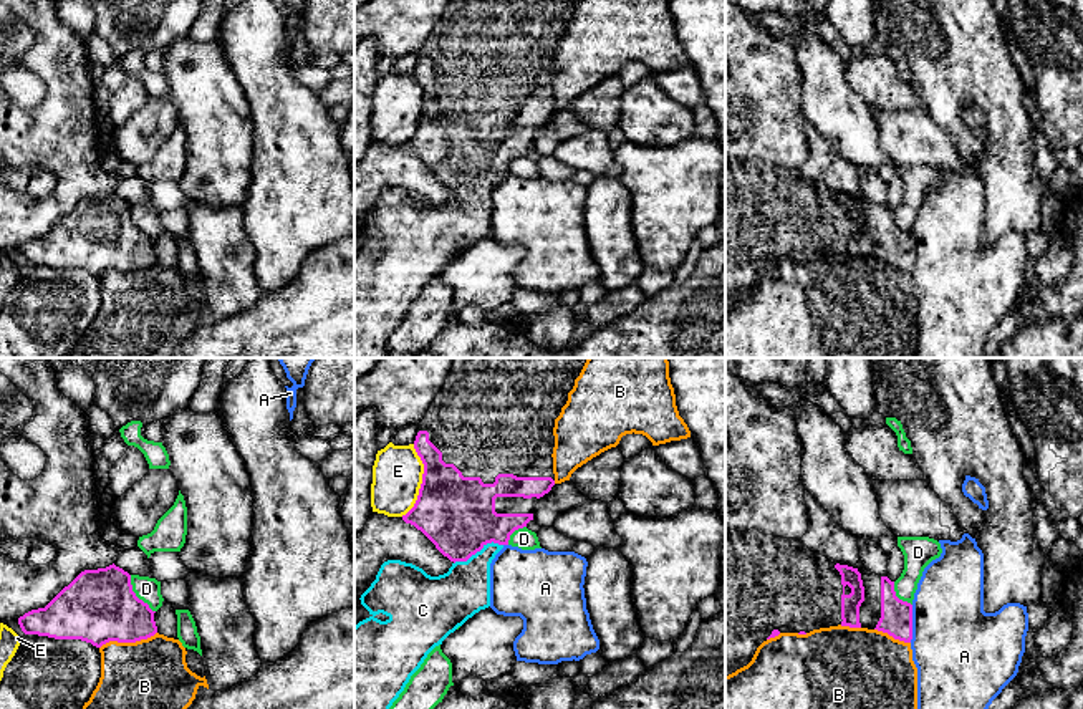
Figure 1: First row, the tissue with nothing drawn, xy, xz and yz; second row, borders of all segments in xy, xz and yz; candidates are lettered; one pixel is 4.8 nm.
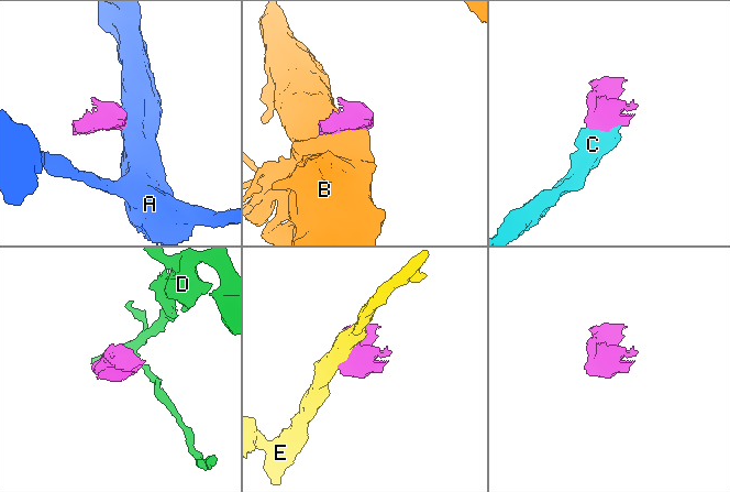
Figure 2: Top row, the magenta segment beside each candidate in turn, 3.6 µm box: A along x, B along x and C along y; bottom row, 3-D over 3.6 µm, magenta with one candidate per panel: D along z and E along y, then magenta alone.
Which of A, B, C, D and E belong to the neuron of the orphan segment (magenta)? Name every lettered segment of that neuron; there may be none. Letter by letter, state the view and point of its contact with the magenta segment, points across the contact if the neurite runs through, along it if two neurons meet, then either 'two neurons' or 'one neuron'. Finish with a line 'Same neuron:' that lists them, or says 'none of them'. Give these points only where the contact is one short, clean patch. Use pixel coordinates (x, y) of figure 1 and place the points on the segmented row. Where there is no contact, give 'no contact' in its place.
A: meets magenta in yz at (911, 623); border along yz (913, 605), (913, 638), (909, 641); two neurons
B: meets magenta in xy at (128, 641); two neurons
C: meets magenta in xz at (477, 550); one neuron
D: meets magenta in xy at (134, 595); border along xy (129, 575), (133, 592), (154, 612); two neurons
E: meets magenta in xz at (423, 481); two neurons
Same neuron: C

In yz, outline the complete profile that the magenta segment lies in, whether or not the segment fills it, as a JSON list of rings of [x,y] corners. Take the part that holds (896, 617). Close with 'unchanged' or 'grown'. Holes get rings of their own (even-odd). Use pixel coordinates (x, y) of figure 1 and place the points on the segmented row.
[[[755,528],[725,530],[725,676],[747,666],[757,648],[780,633],[806,634],[830,626],[868,628],[911,643],[912,605],[896,596],[894,581],[866,568],[831,563],[811,552],[800,538],[763,535]]]; grown

